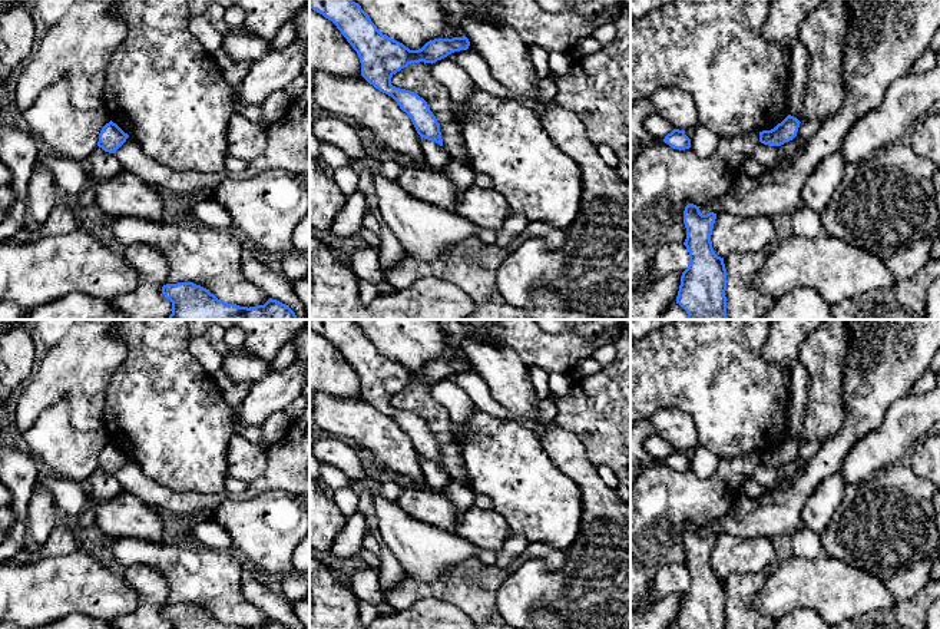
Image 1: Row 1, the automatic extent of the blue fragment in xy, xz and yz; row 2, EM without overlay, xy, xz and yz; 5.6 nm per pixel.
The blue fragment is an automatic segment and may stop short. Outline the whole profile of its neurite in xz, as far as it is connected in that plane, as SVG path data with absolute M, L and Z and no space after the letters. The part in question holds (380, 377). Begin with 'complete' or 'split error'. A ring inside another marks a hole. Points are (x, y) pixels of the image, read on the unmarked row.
complete; M310 320L310 328L331 341L357 373L361 397L380 413L391 417L406 433L417 454L443 467L440 444L427 423L417 414L391 405L391 398L411 384L436 384L449 375L467 371L466 357L434 360L418 371L383 355L361 327L351 320Z

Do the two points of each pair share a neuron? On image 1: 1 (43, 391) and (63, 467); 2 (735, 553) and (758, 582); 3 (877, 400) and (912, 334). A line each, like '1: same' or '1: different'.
1: different
2: different
3: same

